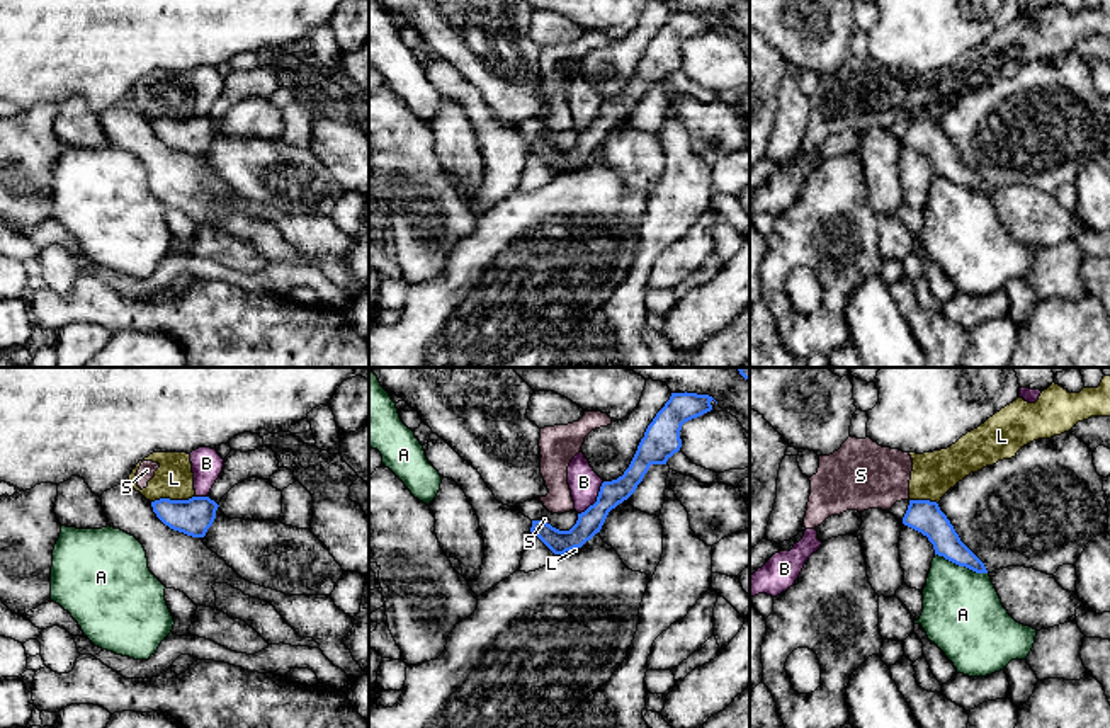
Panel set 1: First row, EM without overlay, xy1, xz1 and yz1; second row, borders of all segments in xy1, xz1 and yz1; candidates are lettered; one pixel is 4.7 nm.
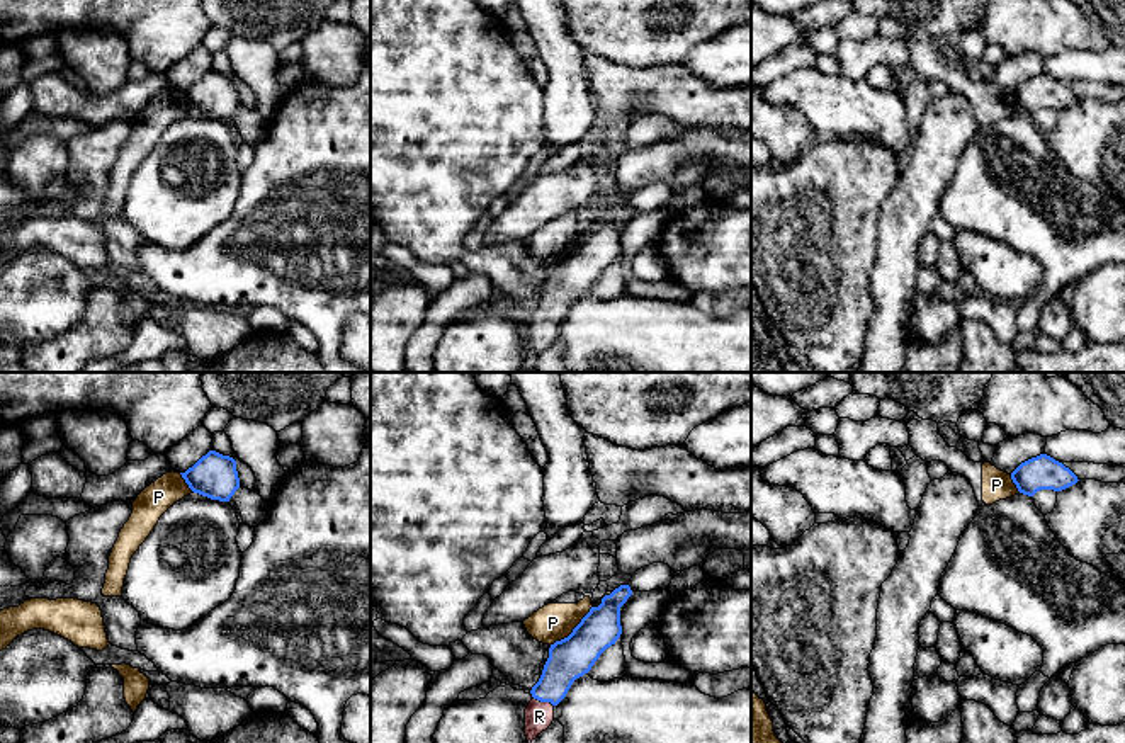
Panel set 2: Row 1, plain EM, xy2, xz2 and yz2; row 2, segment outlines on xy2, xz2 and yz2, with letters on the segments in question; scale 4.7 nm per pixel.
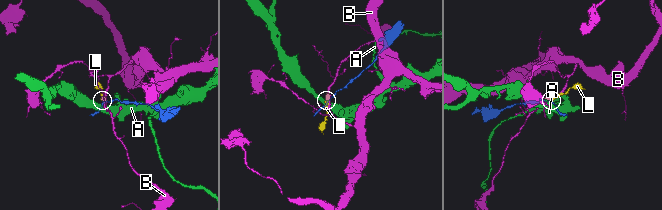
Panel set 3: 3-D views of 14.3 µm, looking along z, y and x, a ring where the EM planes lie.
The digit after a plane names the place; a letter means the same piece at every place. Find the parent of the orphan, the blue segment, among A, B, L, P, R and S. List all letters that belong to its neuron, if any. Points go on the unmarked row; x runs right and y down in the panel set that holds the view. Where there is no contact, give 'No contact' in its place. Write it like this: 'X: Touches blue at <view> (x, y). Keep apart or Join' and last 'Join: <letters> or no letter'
A: Touches blue at yz1 (961, 184). Keep apart
B: Touches blue at xz1 (597, 119). Keep apart
L: Touches blue at xy1 (172, 119). Keep apart
P: Touches blue at xz2 (573, 249). Keep apart
R: Touches blue at xz2 (542, 320). Join
S: Touches blue at xz1 (543, 140). Keep apart
Join: R

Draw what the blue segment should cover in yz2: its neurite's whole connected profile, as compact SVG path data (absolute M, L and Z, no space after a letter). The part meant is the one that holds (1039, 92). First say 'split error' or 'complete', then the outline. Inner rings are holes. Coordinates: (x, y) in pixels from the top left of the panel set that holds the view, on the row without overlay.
complete; M1047 73L1021 82L1011 92L1011 99L1018 111L1028 116L1040 109L1062 111L1079 100L1069 87Z

